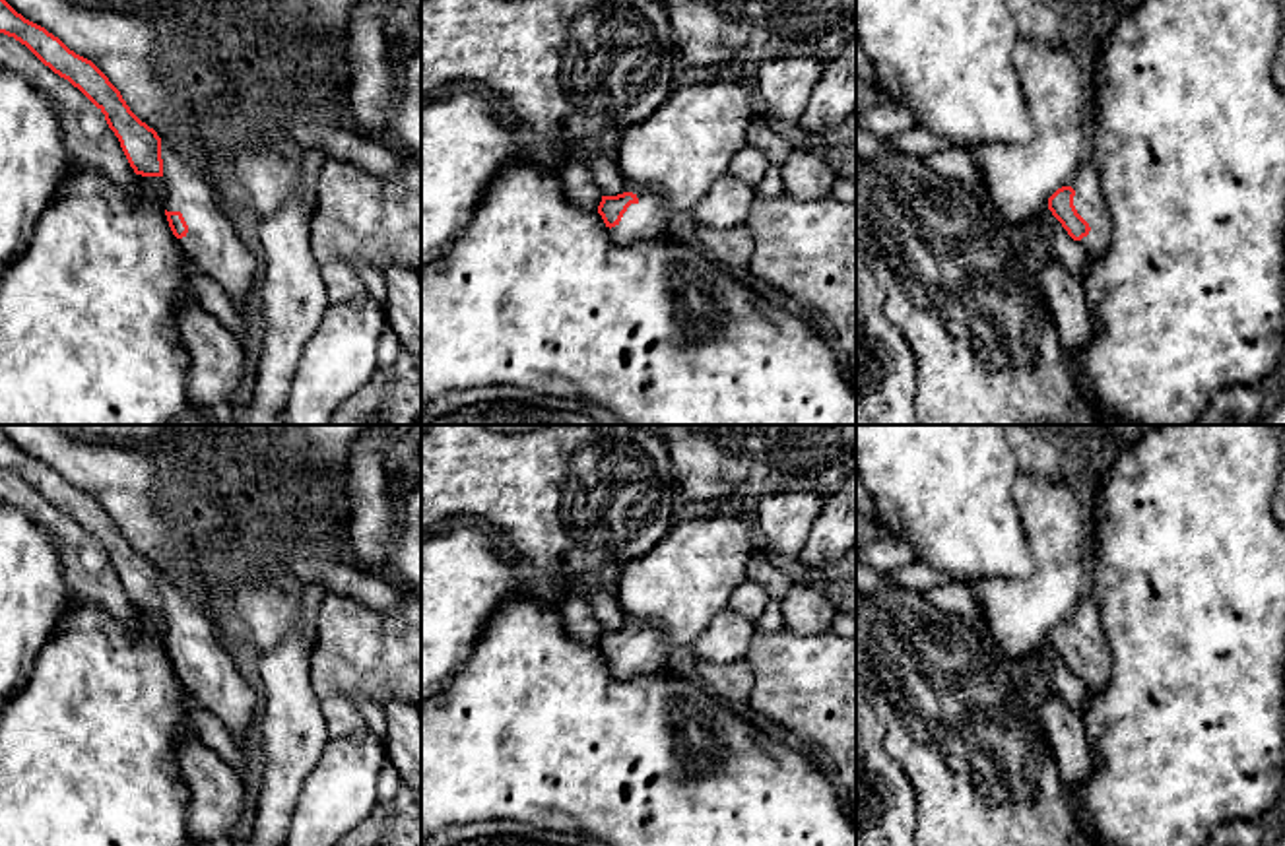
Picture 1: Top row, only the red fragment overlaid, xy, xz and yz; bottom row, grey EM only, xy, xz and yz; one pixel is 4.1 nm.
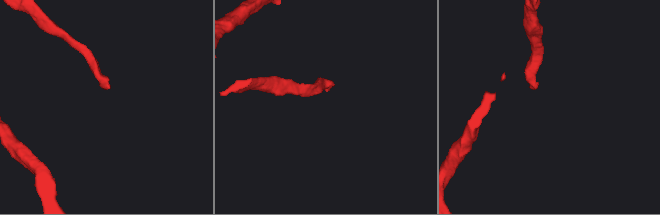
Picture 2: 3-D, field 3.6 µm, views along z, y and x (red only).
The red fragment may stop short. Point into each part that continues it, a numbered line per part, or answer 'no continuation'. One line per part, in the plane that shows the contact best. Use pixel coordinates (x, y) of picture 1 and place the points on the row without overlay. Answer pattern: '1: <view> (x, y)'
1: yz (1087, 635)

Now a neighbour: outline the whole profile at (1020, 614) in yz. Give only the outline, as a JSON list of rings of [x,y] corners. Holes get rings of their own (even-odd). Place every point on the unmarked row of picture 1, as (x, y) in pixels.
[[[1019,473],[1013,499],[1021,514],[1033,570],[1023,580],[984,578],[965,582],[982,607],[984,625],[998,650],[1013,664],[1017,660],[1038,667],[1038,650],[1048,644],[1048,633],[1066,621],[1089,588],[1083,570],[1083,518],[1079,499],[1066,477],[1046,479]]]

